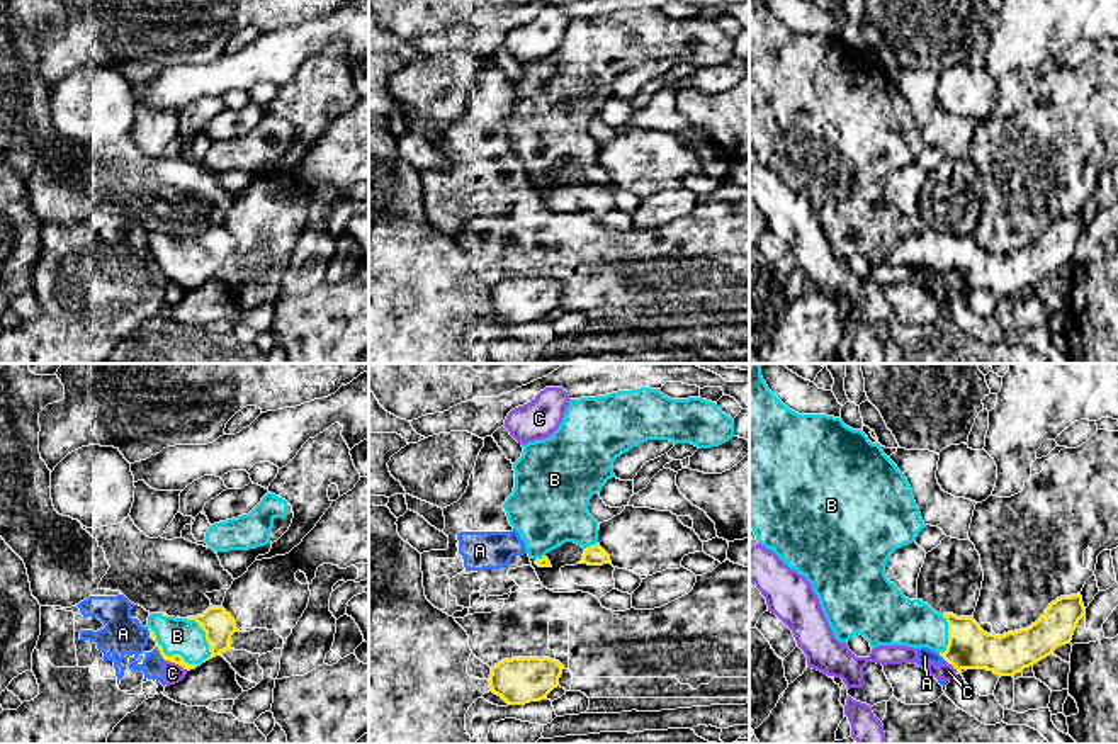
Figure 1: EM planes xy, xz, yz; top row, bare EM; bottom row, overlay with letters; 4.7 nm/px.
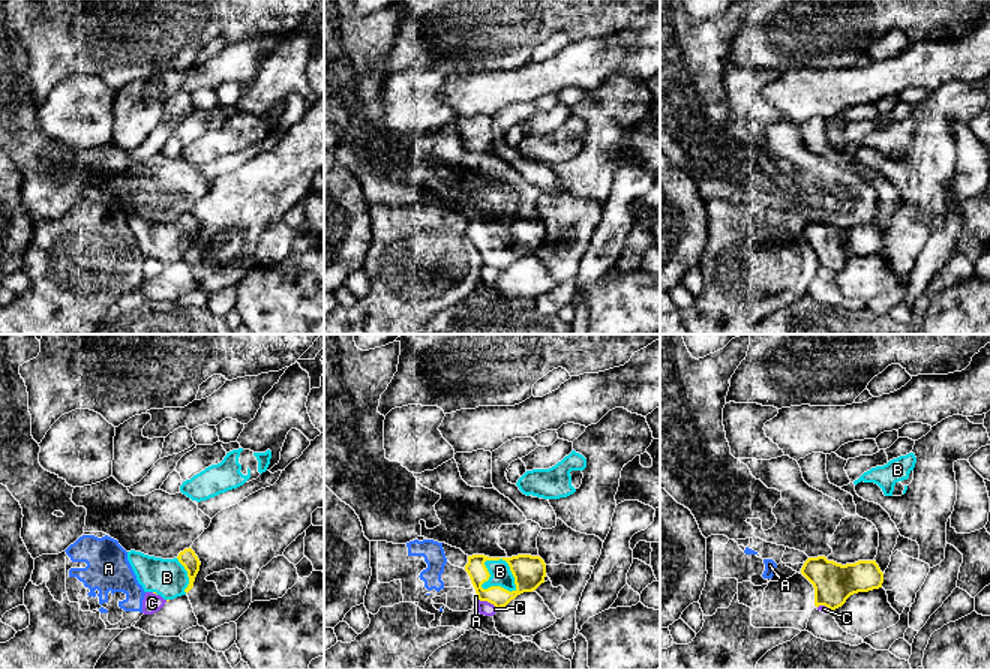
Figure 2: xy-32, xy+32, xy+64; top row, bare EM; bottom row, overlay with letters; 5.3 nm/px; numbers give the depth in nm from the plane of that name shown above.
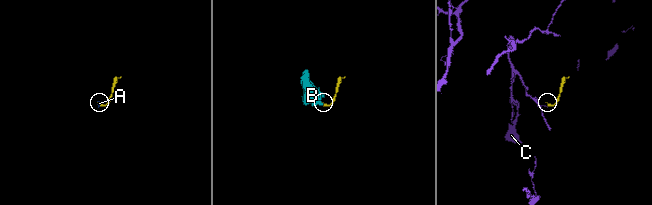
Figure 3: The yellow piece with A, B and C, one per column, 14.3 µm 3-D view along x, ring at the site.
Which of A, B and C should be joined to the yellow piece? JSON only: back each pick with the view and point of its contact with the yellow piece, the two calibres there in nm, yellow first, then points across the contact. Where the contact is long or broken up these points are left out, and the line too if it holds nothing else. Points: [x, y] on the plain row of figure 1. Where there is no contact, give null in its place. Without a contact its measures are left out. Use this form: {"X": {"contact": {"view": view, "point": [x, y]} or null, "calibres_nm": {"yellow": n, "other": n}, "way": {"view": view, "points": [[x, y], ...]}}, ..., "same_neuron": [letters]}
{"B": {"contact": {"view": "xy", "point": [175, 274]}, "calibres_nm": {"yellow": 150, "other": 180}, "way": {"view": "xy", "points": [[216, 242], [206, 277], [175, 274], [177, 255]]}}, "same_neuron": ["B"]}

